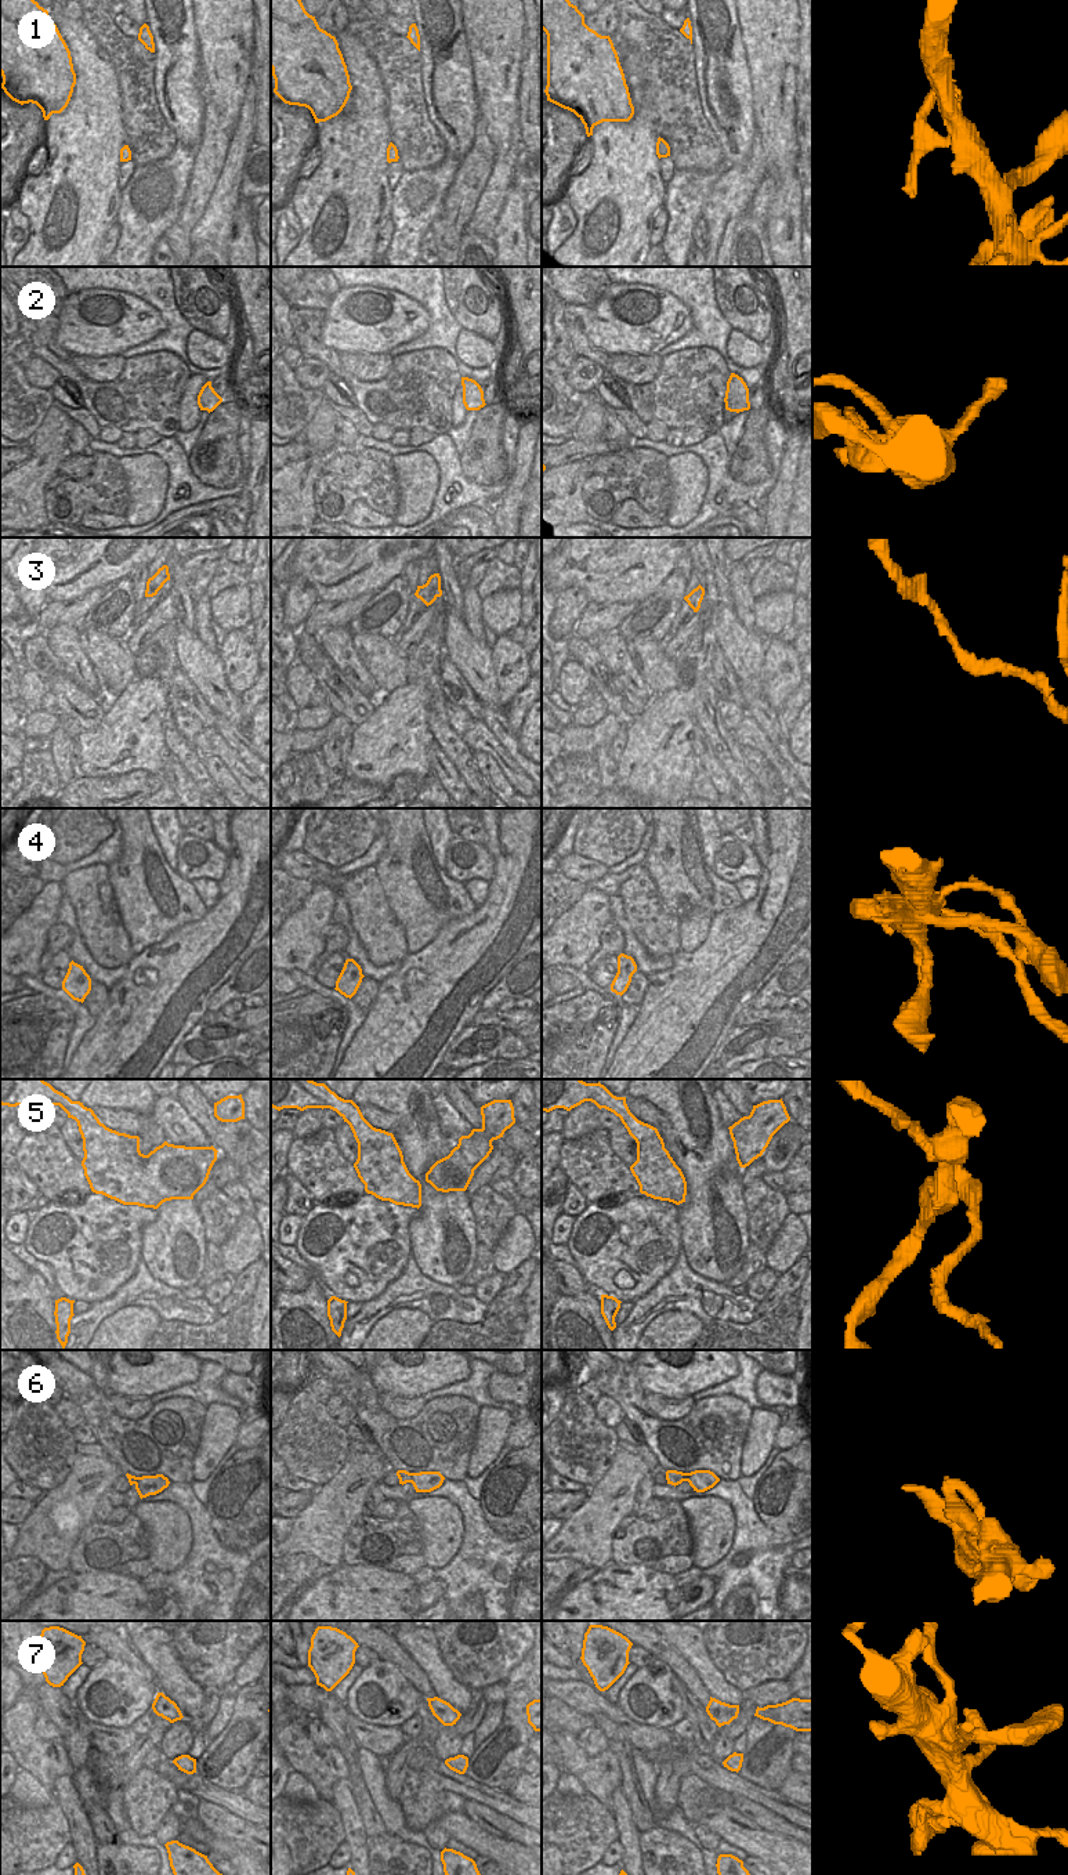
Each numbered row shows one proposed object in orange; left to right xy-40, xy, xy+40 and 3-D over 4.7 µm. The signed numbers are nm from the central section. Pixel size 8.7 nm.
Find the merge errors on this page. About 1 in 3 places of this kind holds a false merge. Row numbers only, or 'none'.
1, 5

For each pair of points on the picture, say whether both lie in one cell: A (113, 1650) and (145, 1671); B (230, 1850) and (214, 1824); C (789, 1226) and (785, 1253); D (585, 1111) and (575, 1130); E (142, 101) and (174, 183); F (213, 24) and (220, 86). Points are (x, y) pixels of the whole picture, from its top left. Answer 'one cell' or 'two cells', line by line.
A: one cell
B: two cells
C: one cell
D: one cell
E: two cells
F: one cell

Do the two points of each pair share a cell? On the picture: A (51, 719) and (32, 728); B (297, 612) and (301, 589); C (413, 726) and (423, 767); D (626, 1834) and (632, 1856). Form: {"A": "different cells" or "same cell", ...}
{"A": "same cell", "B": "same cell", "C": "same cell", "D": "same cell"}

